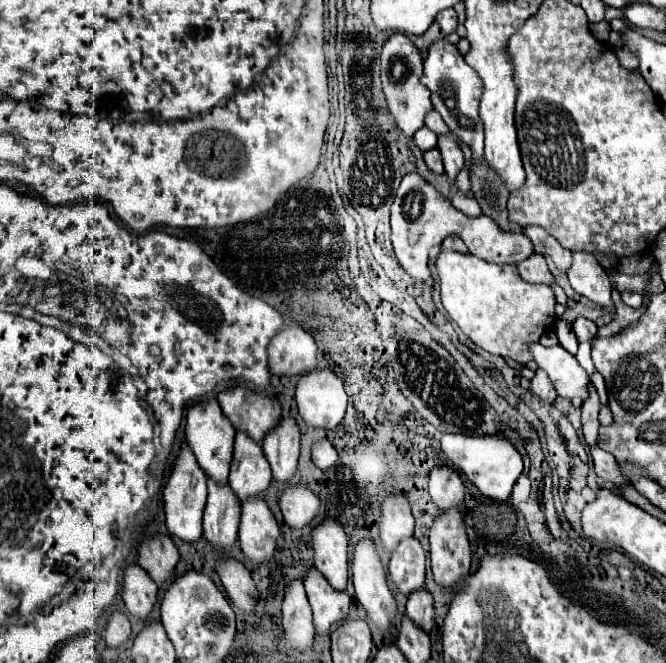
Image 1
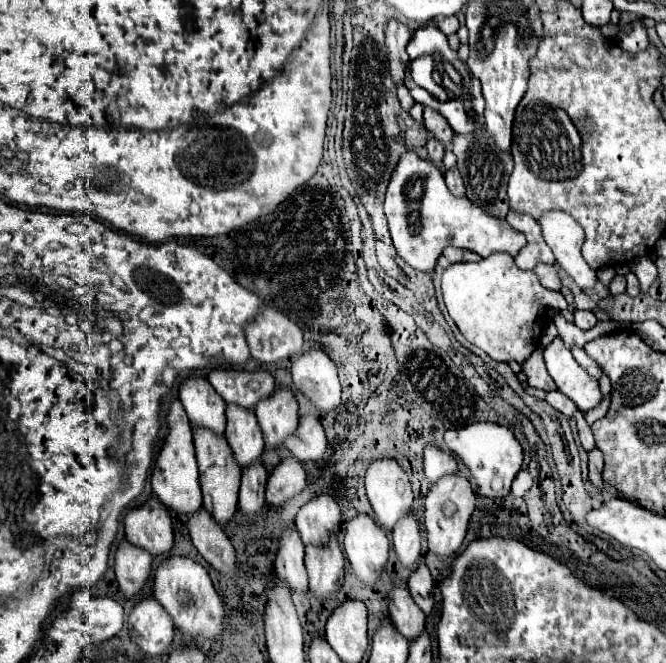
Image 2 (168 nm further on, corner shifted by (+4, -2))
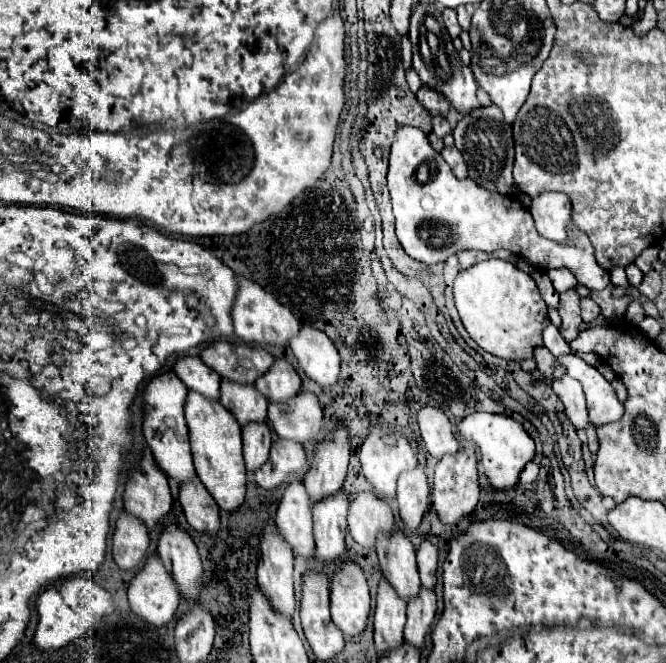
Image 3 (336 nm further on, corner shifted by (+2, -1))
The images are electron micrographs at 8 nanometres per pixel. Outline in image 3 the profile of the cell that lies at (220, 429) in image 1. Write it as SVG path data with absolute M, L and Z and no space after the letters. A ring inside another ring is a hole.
M177 356L173 370L189 390L203 394L209 400L219 398L221 376L215 370L209 370L209 366L205 366L199 356Z

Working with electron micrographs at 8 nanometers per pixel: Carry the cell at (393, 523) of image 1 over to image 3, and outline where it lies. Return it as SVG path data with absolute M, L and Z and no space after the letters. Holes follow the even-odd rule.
M383 426L371 428L371 432L367 434L367 438L363 440L363 444L359 448L359 458L361 458L363 474L373 484L375 494L381 500L387 500L387 502L395 498L395 488L397 488L399 474L405 472L405 470L415 468L417 462L419 462L415 450L409 444L409 440L401 432L397 432L393 428L383 428Z

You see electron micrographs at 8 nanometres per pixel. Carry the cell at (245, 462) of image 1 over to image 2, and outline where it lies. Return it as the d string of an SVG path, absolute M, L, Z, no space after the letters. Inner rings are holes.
M227 405L225 439L241 469L251 467L263 455L263 435L253 411Z

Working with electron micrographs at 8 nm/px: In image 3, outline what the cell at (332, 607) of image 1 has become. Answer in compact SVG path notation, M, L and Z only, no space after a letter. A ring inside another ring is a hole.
M343 488L341 494L333 494L333 498L325 498L317 506L313 506L317 562L343 560L345 534L347 534L347 510L349 510L349 498Z

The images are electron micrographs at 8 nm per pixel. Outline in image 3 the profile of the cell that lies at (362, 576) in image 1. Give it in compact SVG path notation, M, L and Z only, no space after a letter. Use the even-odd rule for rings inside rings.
M359 492L349 508L349 532L361 546L375 546L377 532L389 532L395 526L393 510L373 492Z

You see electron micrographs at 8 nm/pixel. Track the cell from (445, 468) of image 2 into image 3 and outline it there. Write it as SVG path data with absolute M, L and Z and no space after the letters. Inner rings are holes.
M423 406L417 412L417 420L421 428L421 438L431 456L441 458L449 452L457 452L459 448L457 436L453 434L453 426L441 408Z

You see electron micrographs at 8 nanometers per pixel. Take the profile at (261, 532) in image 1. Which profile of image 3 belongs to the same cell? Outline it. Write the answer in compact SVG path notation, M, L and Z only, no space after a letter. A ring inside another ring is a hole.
M253 422L243 430L243 456L247 464L247 474L251 476L263 462L267 462L271 448L271 432L267 422Z

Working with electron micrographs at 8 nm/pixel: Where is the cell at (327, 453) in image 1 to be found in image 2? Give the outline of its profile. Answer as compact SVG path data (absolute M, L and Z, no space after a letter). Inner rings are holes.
M313 415L301 417L295 435L291 435L287 439L285 447L299 461L317 461L317 459L321 459L327 451L327 439L325 439L325 431L323 431L321 423Z

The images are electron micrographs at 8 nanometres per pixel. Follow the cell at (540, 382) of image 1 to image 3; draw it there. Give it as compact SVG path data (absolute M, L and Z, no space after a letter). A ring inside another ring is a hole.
M545 346L535 348L535 362L537 362L537 370L549 380L555 380L565 374L565 368L557 362L557 358Z

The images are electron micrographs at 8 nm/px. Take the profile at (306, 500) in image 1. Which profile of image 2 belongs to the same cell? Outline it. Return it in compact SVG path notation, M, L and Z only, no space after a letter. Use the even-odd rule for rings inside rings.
M297 459L281 461L279 467L275 467L275 471L267 479L267 487L265 487L267 503L275 507L283 507L305 489L307 485L305 479L307 479L305 471Z

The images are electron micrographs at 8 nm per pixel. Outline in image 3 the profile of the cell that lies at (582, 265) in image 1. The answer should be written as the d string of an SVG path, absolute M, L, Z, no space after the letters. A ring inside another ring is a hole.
M539 194L537 198L531 198L529 210L535 220L535 228L541 236L557 242L567 242L567 224L571 222L571 202L567 194Z

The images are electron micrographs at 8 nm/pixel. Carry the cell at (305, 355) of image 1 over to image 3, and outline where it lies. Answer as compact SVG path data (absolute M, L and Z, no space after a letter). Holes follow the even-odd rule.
M237 278L237 298L231 310L235 336L241 338L247 344L271 344L271 346L283 346L289 342L291 336L299 332L299 320L293 316L289 308L285 308L273 294L263 290L257 282L249 282L247 278Z

